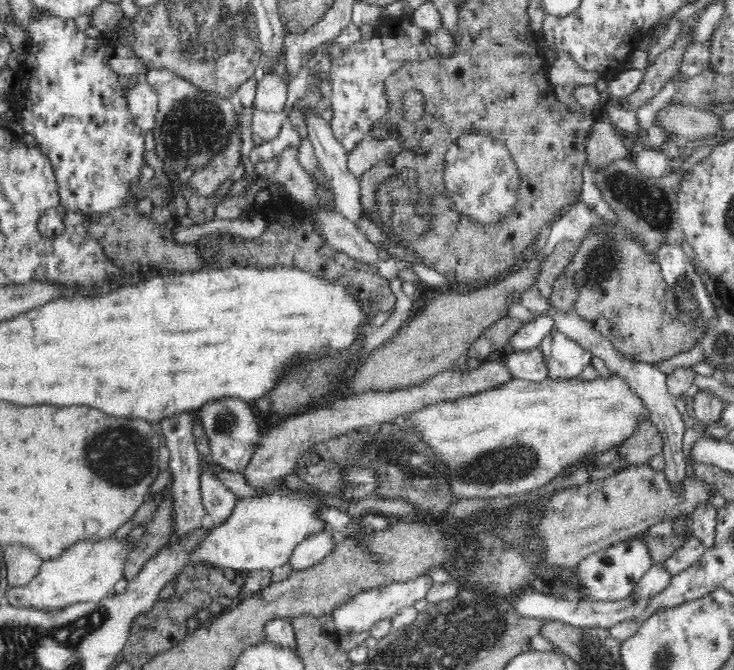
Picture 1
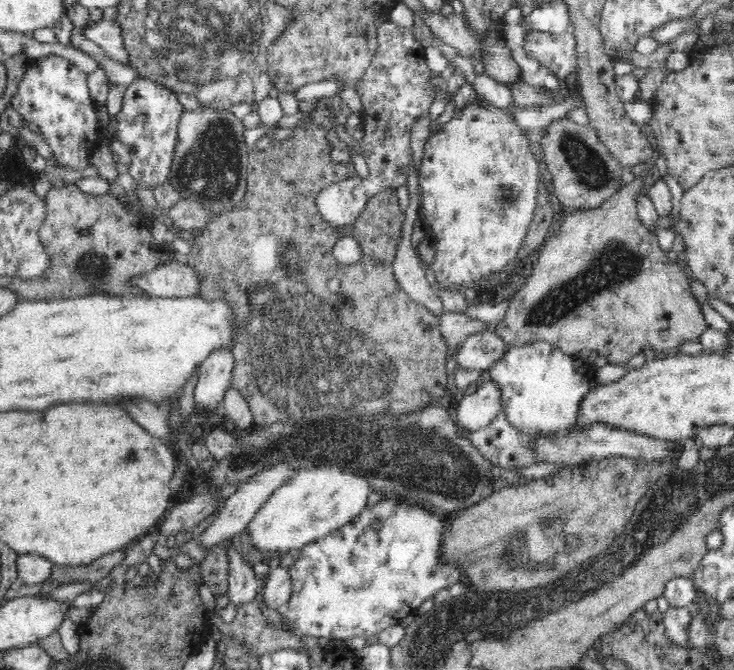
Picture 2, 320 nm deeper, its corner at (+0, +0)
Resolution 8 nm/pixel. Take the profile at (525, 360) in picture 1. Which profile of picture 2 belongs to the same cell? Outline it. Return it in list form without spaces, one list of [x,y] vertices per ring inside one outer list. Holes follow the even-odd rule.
[[[494,379],[479,381],[456,404],[459,426],[476,430],[486,426],[502,410],[502,389]]]

